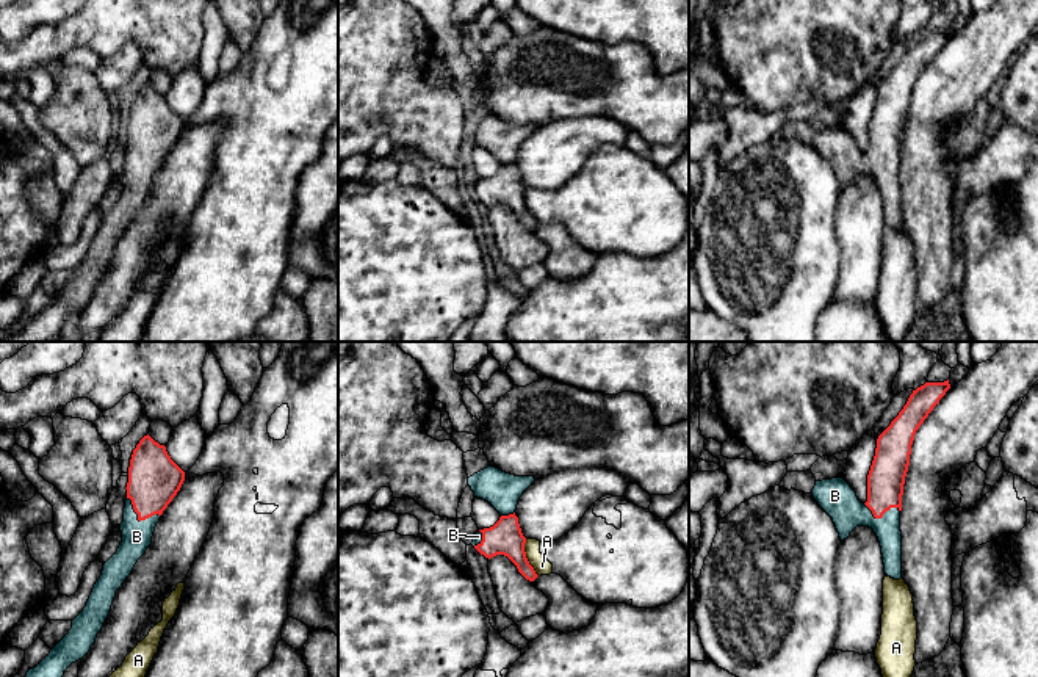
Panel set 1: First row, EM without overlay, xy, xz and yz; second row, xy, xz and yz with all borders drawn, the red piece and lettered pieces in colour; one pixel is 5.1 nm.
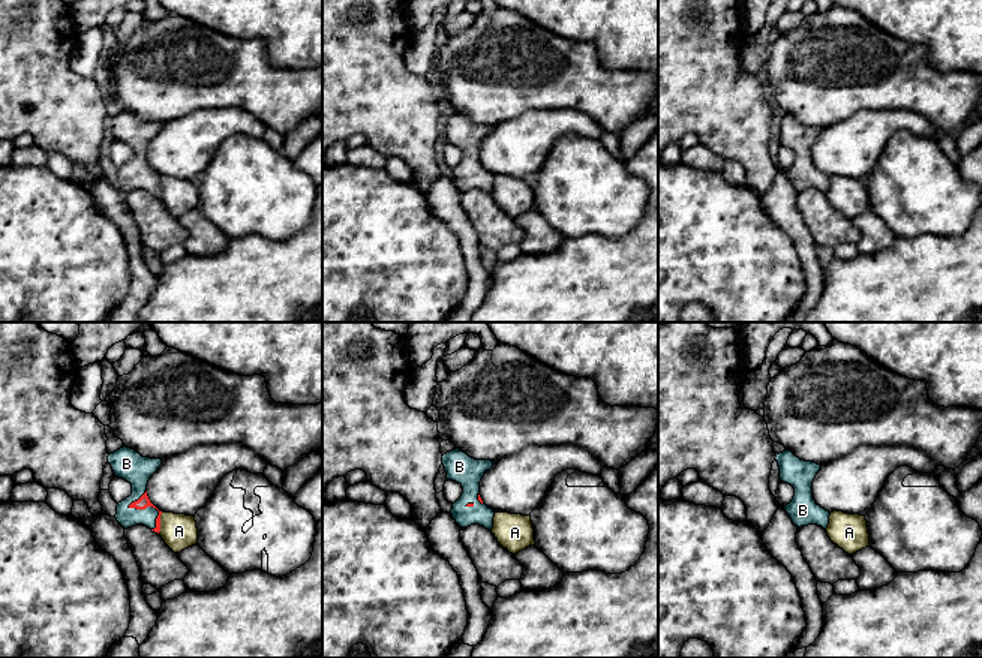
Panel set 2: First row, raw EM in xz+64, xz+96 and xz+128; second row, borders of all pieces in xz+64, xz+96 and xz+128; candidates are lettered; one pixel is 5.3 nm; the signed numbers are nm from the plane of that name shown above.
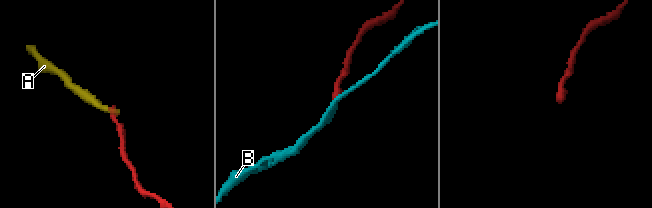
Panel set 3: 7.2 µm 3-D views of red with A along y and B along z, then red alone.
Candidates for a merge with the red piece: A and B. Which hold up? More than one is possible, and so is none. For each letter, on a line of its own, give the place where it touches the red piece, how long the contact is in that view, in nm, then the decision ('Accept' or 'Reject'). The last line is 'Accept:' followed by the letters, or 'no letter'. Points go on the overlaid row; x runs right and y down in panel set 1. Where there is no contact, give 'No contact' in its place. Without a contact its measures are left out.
A: Touches red at xz (526, 558). Shared border 200 nm. Reject
B: Touches red at xy (138, 519). Shared border 200 nm. Accept
Accept: B

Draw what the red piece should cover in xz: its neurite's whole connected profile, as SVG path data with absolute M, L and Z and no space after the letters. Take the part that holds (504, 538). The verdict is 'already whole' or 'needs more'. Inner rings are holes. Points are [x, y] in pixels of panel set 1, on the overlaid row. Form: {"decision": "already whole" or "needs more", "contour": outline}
{"decision": "needs more", "contour": "M492 465L468 478L474 497L488 501L501 514L493 527L474 534L471 545L488 559L496 555L507 556L529 581L539 575L526 558L526 538L515 509L520 497L534 481L534 476L515 476Z"}

